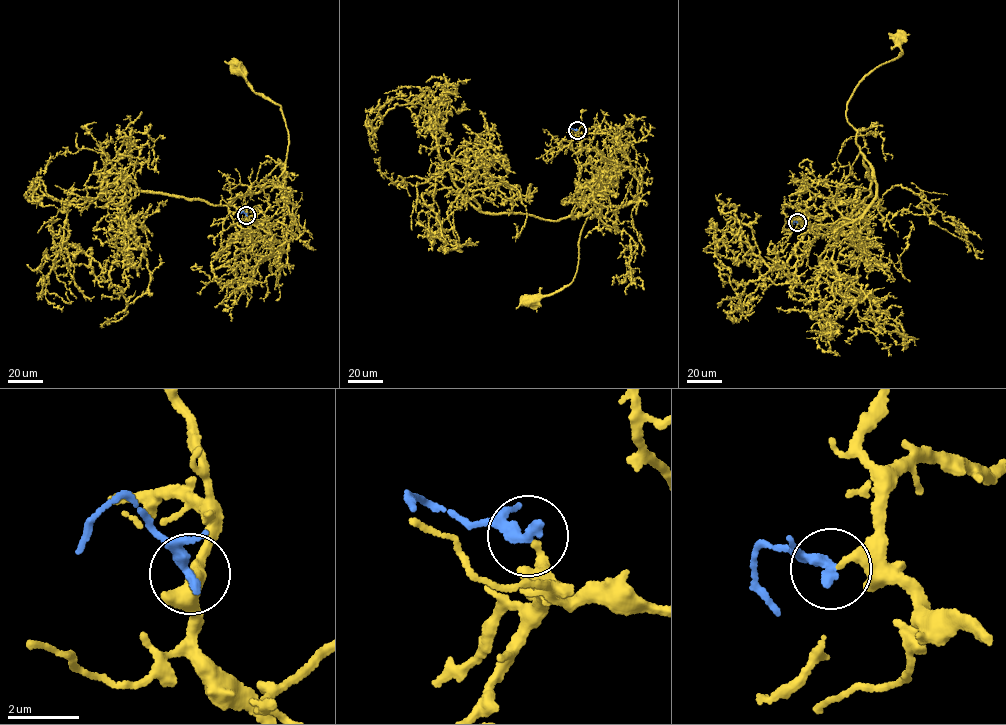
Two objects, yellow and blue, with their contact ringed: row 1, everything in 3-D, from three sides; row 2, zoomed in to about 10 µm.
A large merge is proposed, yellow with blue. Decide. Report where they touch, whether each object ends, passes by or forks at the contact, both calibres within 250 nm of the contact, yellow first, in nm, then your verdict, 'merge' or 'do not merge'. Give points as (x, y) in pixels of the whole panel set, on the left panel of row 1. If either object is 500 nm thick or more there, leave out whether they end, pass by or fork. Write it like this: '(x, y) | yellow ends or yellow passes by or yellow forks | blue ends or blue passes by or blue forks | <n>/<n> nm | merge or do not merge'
(246, 215) | yellow ends | blue passes by | 280/260 nm | merge

